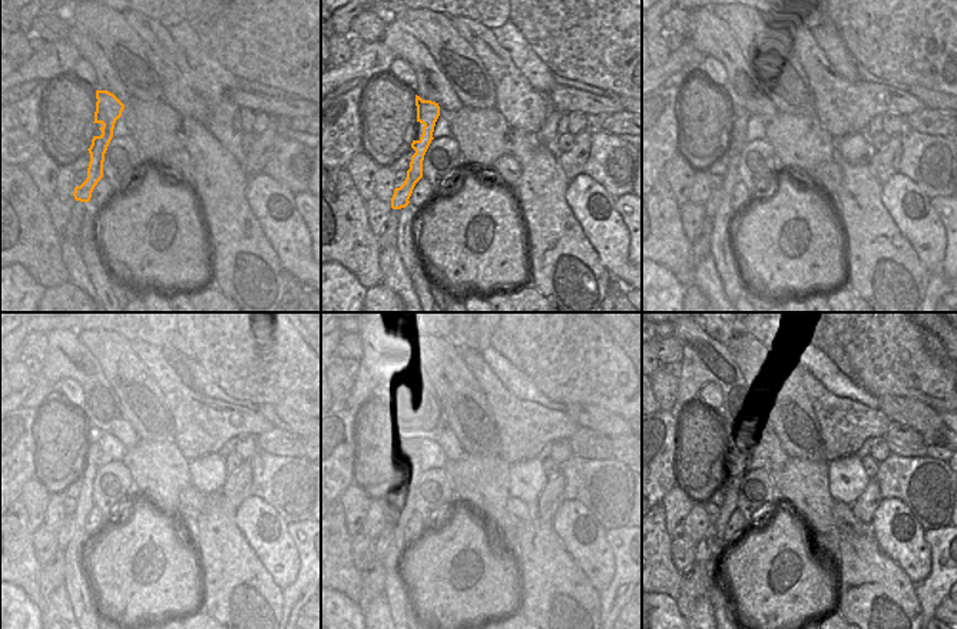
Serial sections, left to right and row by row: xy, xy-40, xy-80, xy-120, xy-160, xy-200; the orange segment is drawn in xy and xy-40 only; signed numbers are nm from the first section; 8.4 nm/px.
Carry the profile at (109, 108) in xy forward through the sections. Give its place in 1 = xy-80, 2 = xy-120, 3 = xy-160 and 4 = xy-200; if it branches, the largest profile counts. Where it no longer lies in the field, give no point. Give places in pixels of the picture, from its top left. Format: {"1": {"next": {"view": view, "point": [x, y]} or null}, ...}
{"1": {"next": {"view": "xy-80", "point": [711, 205]}}, "2": {"next": {"view": "xy-120", "point": [65, 533]}}, "3": {"next": {"view": "xy-160", "point": [381, 543]}}, "4": {"next": {"view": "xy-200", "point": [704, 549]}}}

